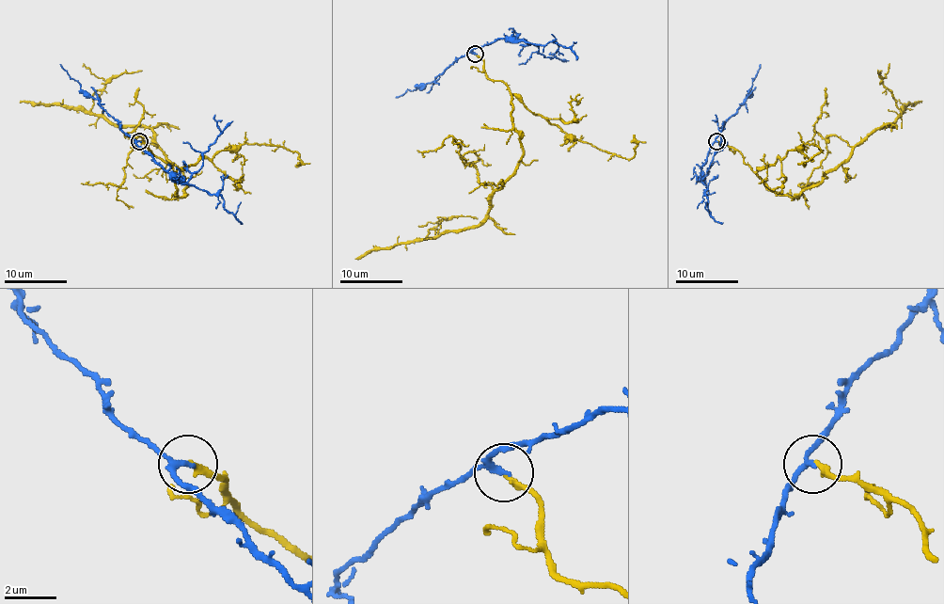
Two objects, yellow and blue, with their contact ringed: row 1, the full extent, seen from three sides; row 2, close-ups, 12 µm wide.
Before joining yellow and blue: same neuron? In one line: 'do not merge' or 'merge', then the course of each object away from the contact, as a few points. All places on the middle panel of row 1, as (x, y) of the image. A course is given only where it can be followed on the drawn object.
merge; course yellow (475, 55), (485, 75), (509, 87), (523, 151), (478, 225), (426, 237), (442, 220), (478, 218); course blue (475, 53), (471, 52), (475, 48), (498, 39), (521, 39), (537, 47), (543, 56), (556, 57), (551, 52)

